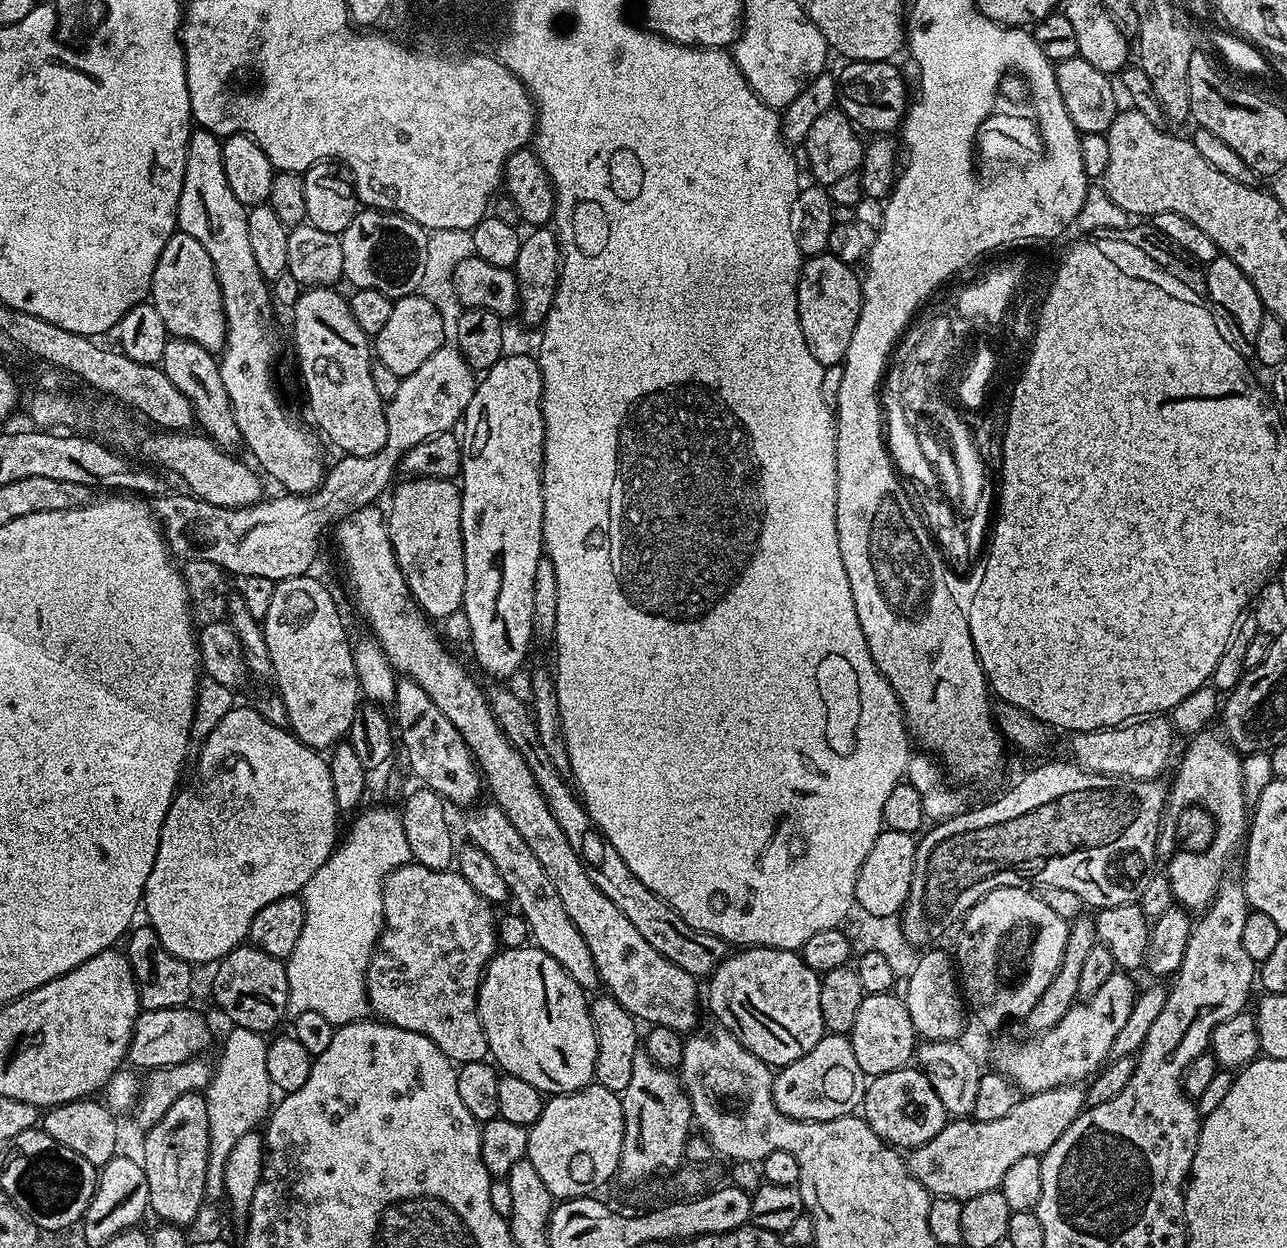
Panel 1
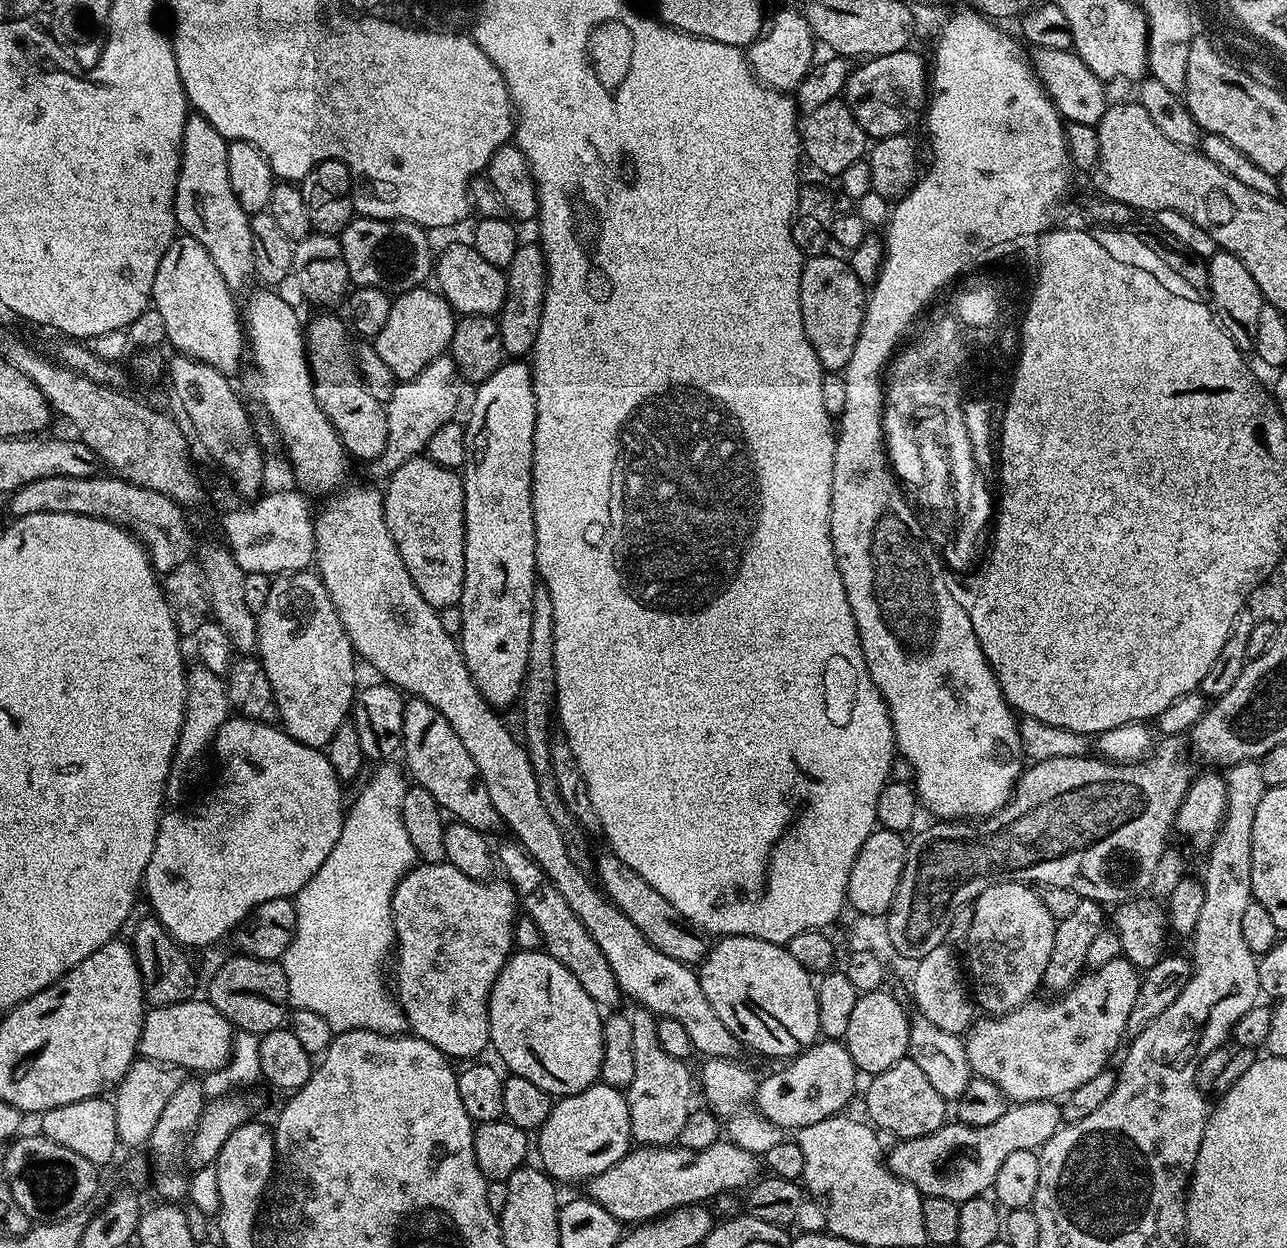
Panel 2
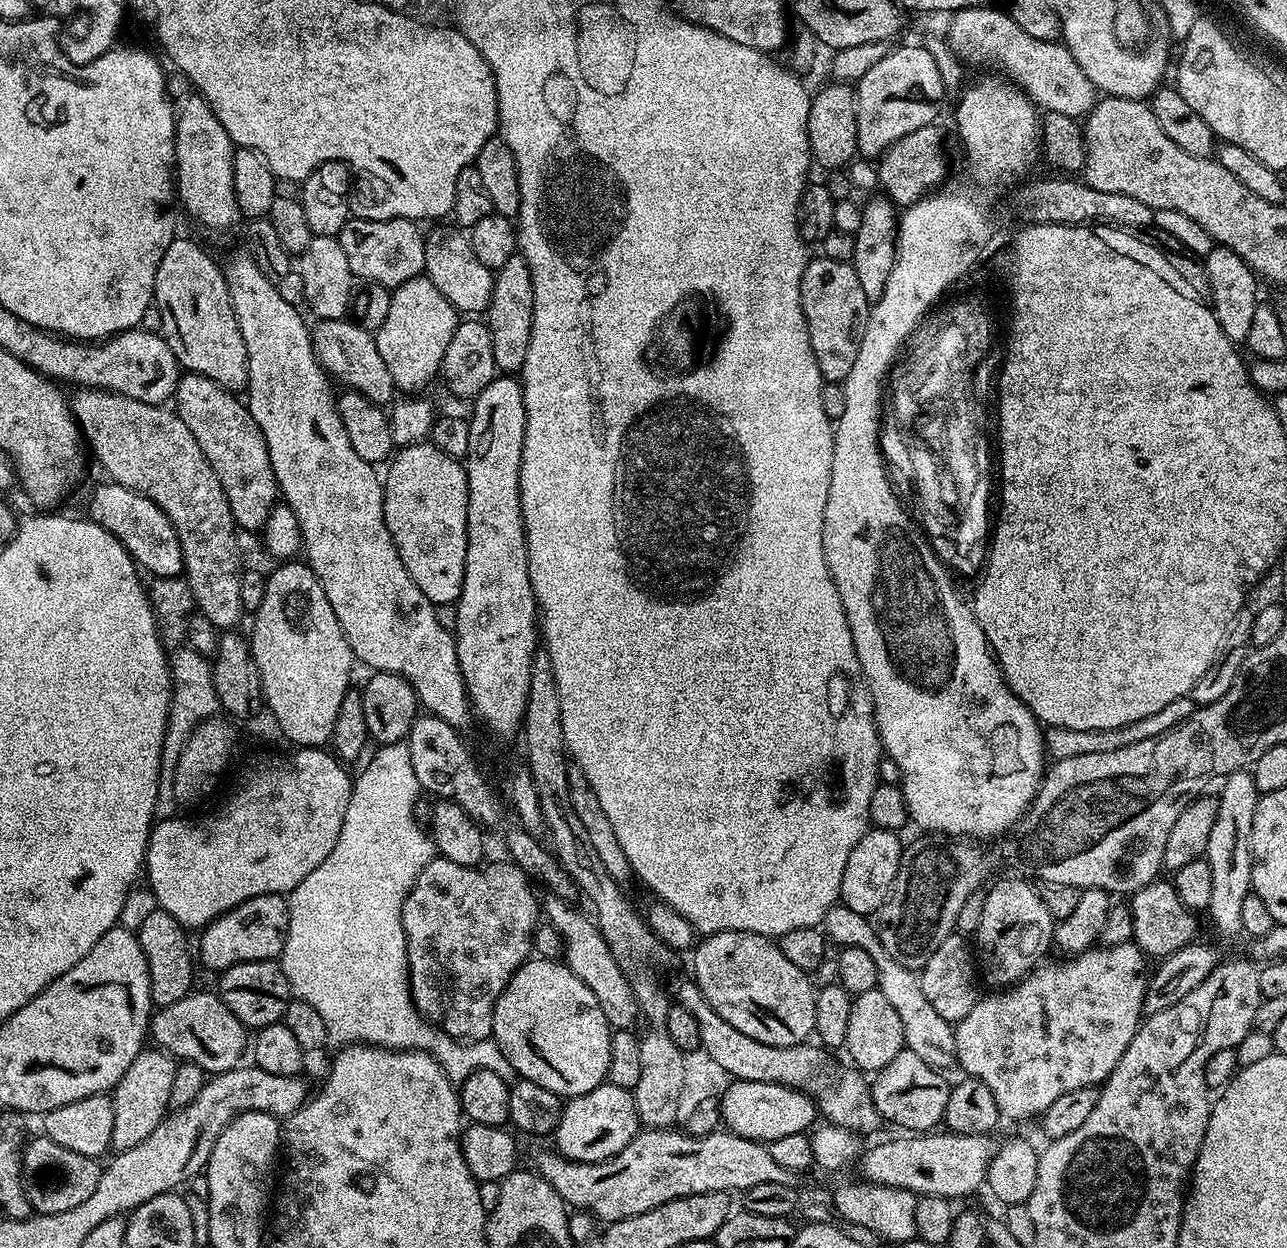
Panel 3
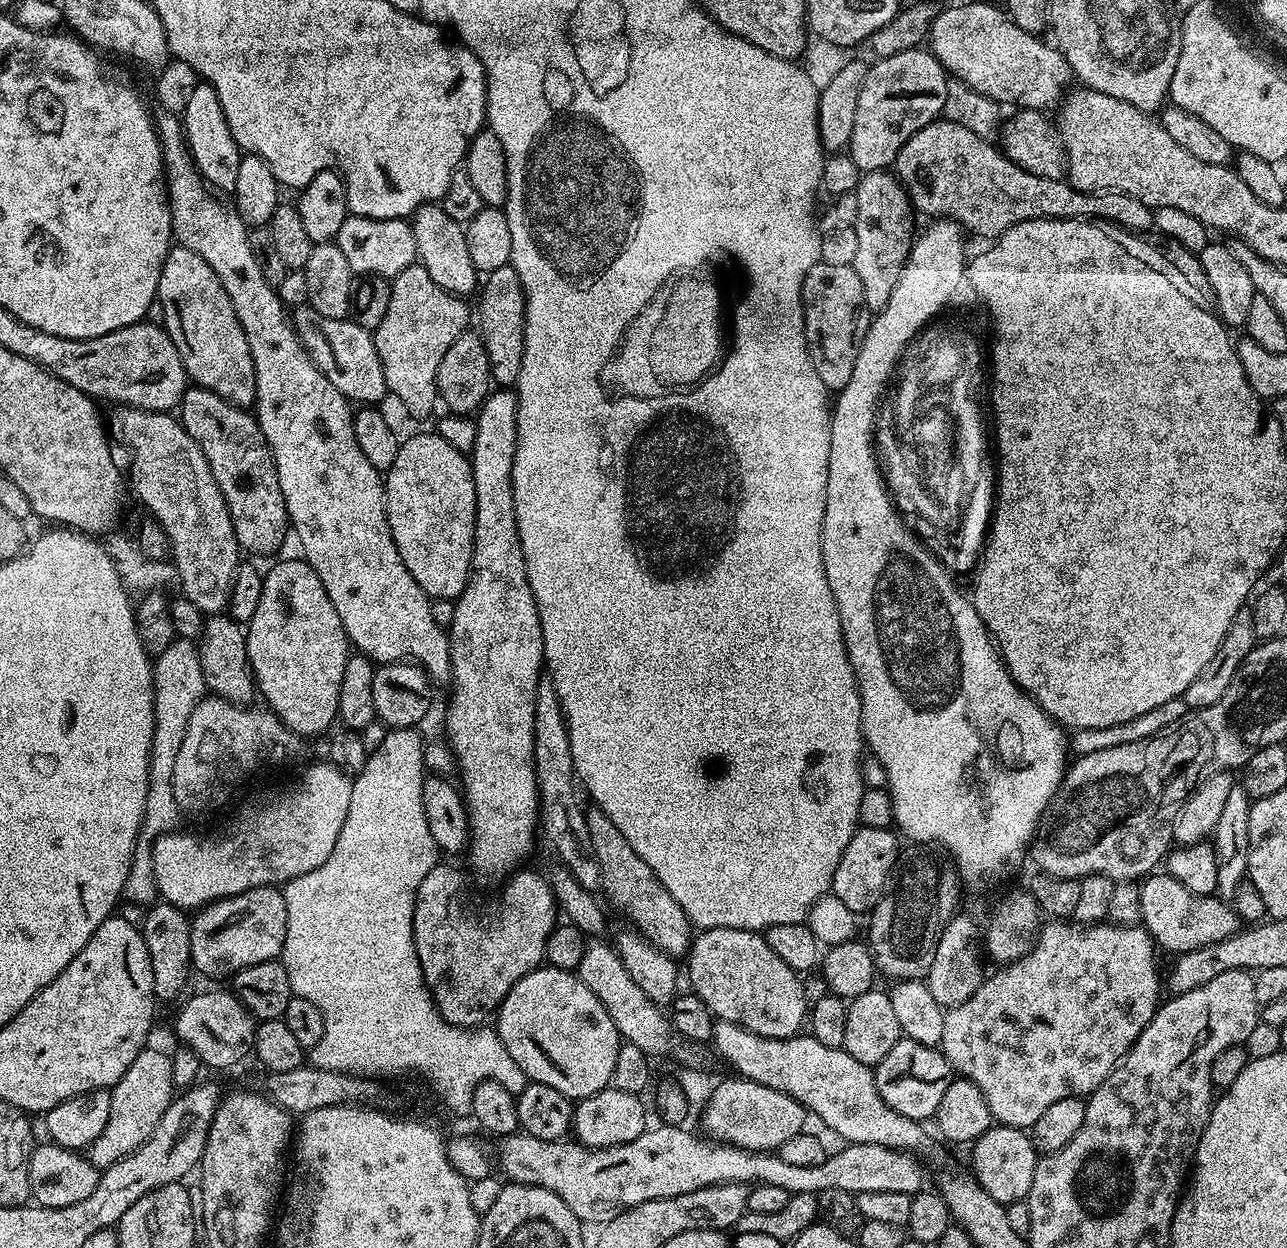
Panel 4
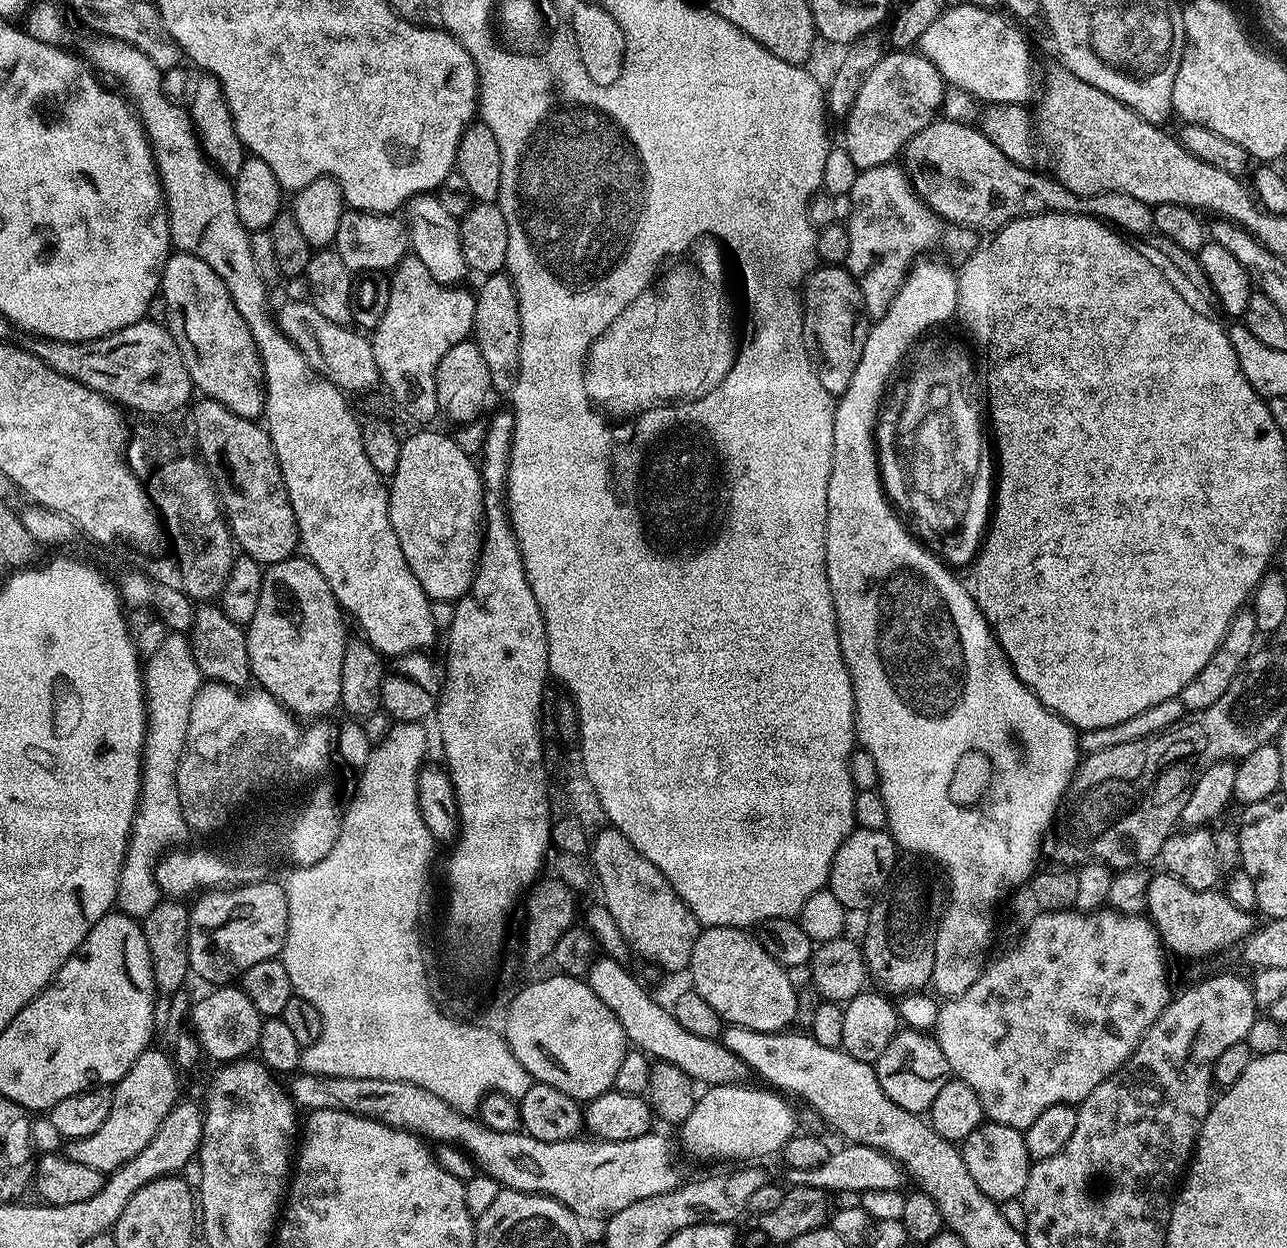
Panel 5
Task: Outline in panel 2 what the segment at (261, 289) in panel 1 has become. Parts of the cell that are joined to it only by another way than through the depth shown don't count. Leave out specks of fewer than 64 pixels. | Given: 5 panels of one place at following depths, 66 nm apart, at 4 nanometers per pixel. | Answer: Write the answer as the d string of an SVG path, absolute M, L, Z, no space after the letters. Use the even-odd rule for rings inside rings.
M189 115L182 134L174 210L179 231L199 242L202 250L210 254L214 266L218 266L218 274L222 274L226 286L233 294L240 294L249 287L248 283L253 283L256 271L248 225L250 214L238 206L238 198L230 190L230 166L226 166L228 145L229 141L206 118Z

